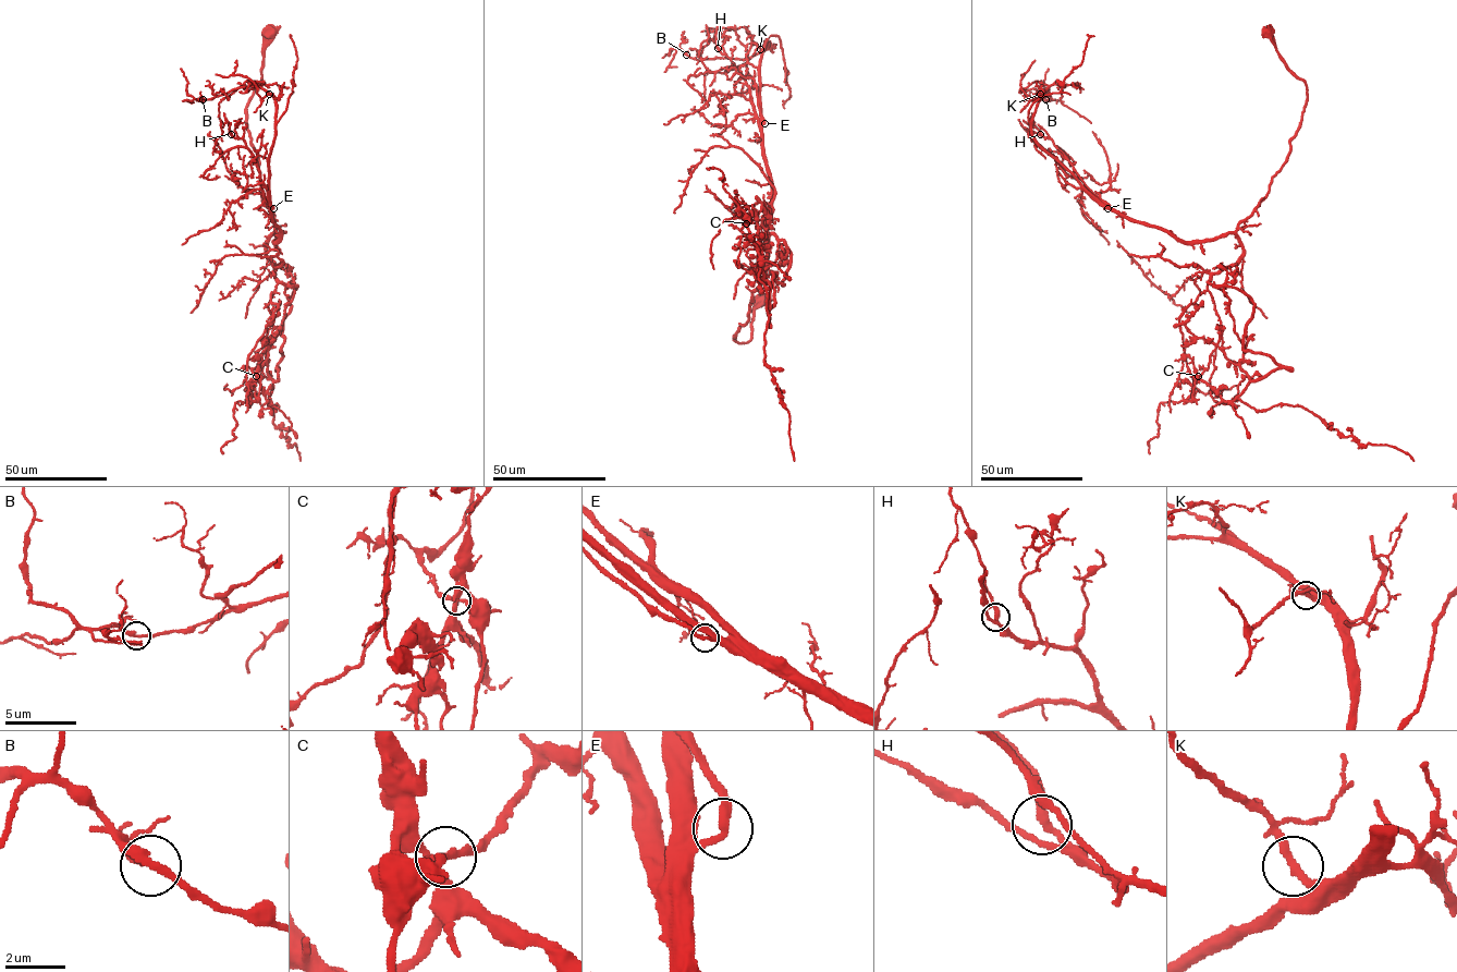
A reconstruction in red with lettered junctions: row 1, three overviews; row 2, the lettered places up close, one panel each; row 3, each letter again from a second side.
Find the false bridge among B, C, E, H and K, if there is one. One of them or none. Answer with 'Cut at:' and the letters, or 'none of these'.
Cut at: none of these

